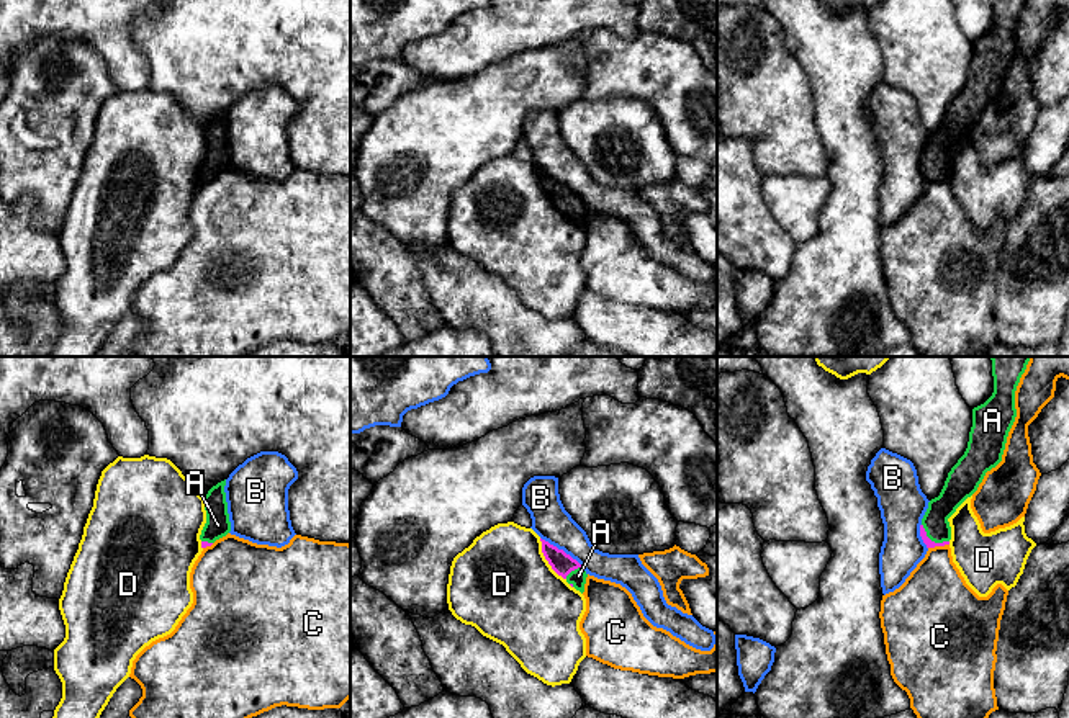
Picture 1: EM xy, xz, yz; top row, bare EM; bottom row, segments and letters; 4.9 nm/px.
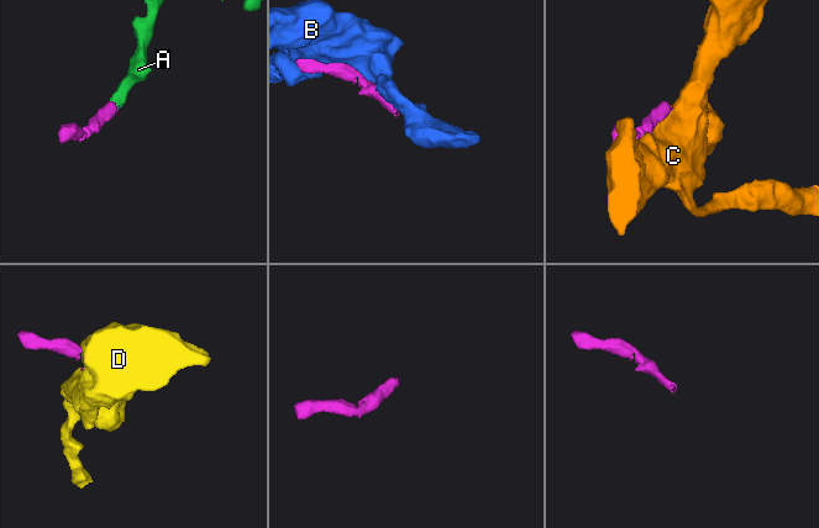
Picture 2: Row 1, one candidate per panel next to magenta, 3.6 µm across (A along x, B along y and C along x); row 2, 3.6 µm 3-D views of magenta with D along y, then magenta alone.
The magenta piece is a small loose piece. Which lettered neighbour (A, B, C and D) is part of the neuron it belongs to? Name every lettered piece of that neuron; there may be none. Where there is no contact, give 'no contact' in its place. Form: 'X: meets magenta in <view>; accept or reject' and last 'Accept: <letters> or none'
A: meets magenta in yz; accept
B: meets magenta in xz; reject
C: meets magenta in yz; reject
D: meets magenta in xz; reject
Accept: A

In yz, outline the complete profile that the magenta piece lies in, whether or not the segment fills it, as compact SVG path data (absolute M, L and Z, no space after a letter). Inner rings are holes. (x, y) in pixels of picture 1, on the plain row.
M992 0L994 26L972 43L972 61L964 88L948 106L938 131L928 136L920 170L927 182L949 178L948 152L971 131L987 105L1002 95L1008 65L1015 56L1015 25L1026 0Z

